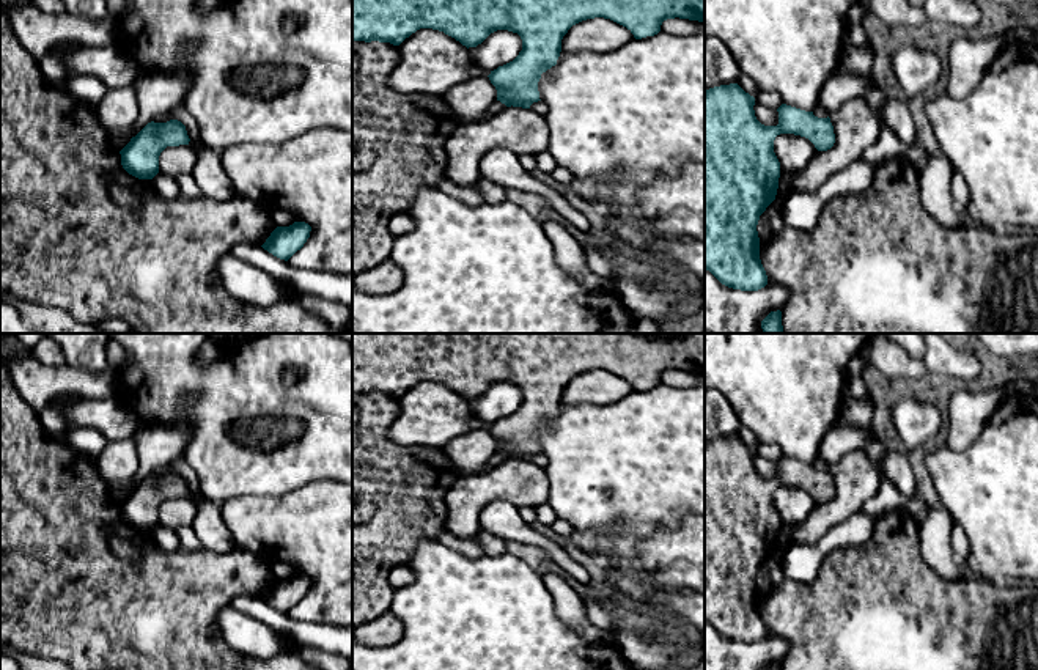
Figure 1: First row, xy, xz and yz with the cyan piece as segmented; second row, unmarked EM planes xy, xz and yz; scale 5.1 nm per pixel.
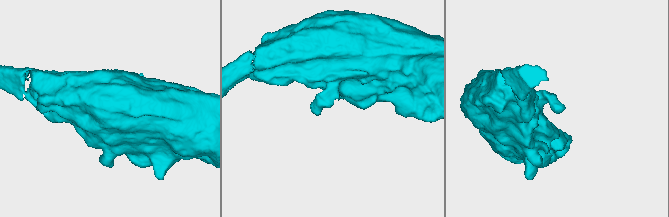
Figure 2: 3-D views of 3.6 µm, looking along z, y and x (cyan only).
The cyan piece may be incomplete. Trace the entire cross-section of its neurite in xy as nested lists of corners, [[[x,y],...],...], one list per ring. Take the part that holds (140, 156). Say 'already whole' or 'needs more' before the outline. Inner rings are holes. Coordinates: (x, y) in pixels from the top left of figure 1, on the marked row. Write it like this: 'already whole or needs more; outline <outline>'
already whole; outline [[[178,120],[148,123],[120,151],[123,168],[138,178],[153,179],[159,173],[159,156],[167,146],[189,145],[186,126]]]

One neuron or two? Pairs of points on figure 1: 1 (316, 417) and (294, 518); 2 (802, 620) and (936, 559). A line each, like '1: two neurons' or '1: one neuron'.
1: two neurons
2: two neurons

